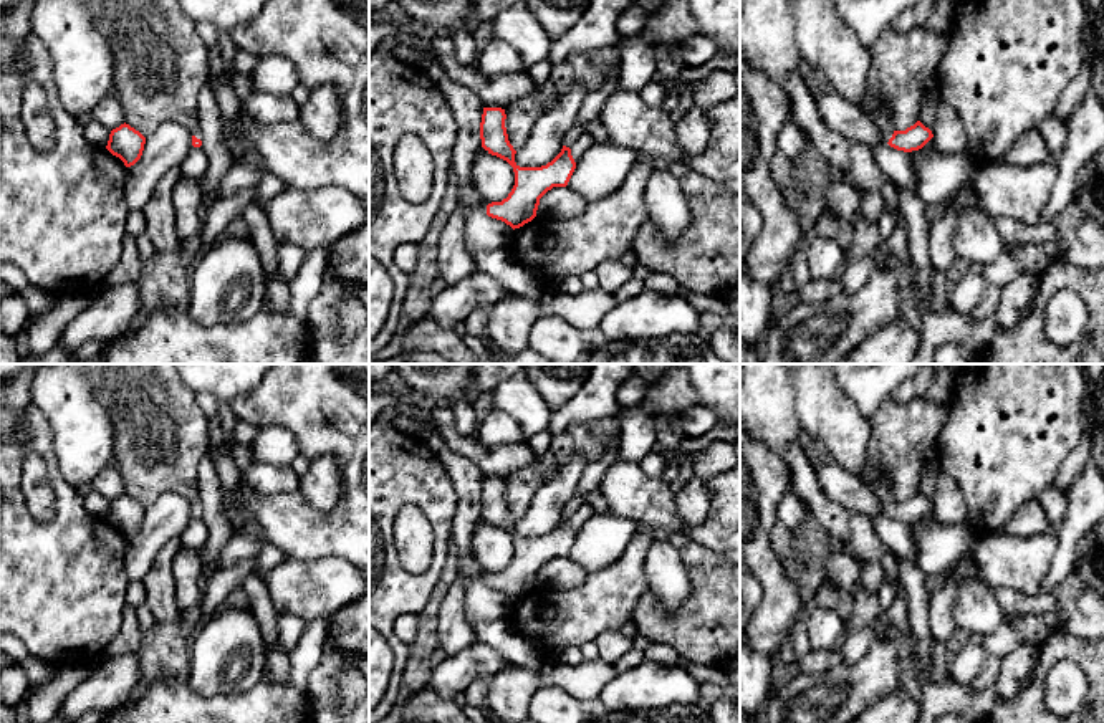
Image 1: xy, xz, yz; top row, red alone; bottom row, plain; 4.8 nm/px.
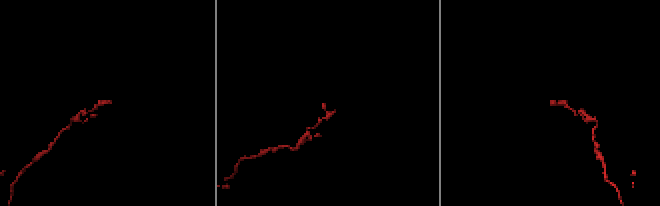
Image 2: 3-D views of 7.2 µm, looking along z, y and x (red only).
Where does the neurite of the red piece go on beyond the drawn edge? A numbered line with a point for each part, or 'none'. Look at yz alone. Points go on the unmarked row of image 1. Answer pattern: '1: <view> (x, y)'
1: yz (821, 407)

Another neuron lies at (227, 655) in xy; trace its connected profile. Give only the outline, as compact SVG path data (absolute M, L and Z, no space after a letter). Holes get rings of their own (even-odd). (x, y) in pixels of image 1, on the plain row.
M248 609L215 612L190 644L187 685L200 697L243 693L263 678L265 645Z

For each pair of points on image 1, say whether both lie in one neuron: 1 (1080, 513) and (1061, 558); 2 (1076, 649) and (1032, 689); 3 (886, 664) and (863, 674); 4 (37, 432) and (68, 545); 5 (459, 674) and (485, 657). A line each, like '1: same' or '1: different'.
1: same
2: same
3: same
4: same
5: same

